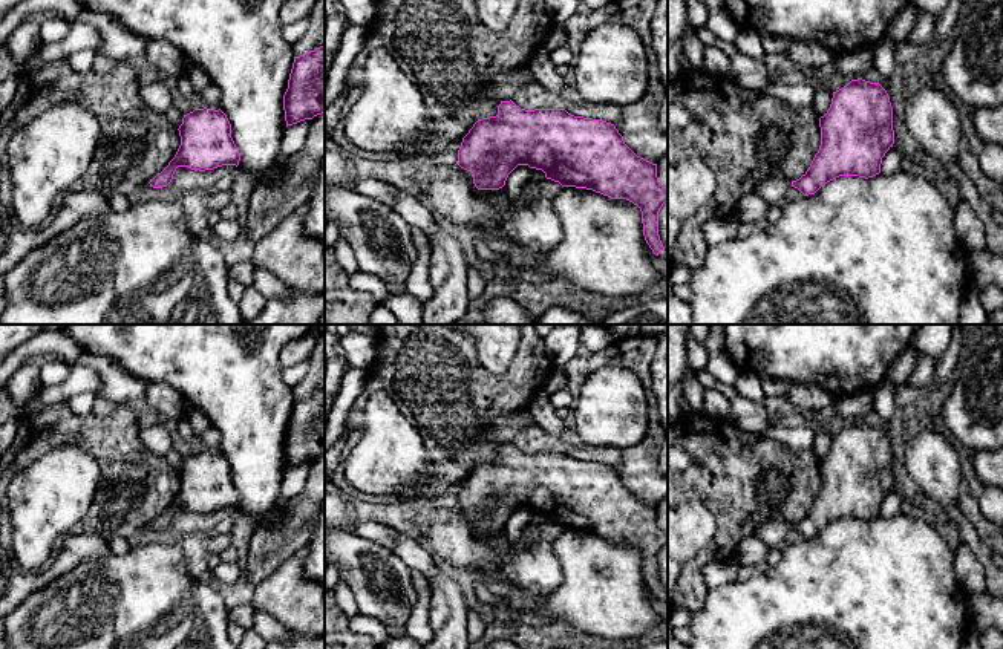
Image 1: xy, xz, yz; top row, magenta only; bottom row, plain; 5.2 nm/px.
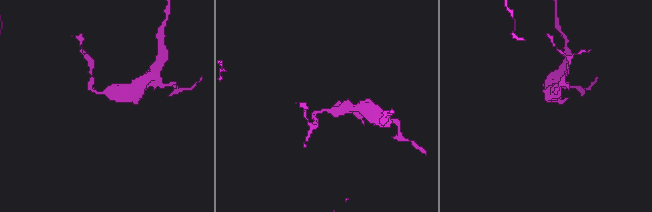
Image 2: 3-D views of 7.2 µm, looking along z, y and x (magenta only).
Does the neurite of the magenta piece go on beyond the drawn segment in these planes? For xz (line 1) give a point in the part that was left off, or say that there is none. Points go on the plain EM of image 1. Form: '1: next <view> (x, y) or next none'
1: next none

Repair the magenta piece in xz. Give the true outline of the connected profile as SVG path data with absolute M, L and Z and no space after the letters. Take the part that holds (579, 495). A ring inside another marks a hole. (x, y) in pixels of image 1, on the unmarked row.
M511 442L501 444L496 459L478 462L462 481L458 508L473 516L478 533L499 533L518 508L528 508L562 530L626 542L642 554L643 579L652 595L658 598L665 594L658 579L658 554L668 543L668 531L658 525L657 507L637 499L611 465L574 459L565 452L525 453Z

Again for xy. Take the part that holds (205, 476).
M194 452L184 458L178 473L181 488L168 508L150 522L150 530L167 530L178 510L205 514L239 508L240 496L231 481L231 467L221 452Z

